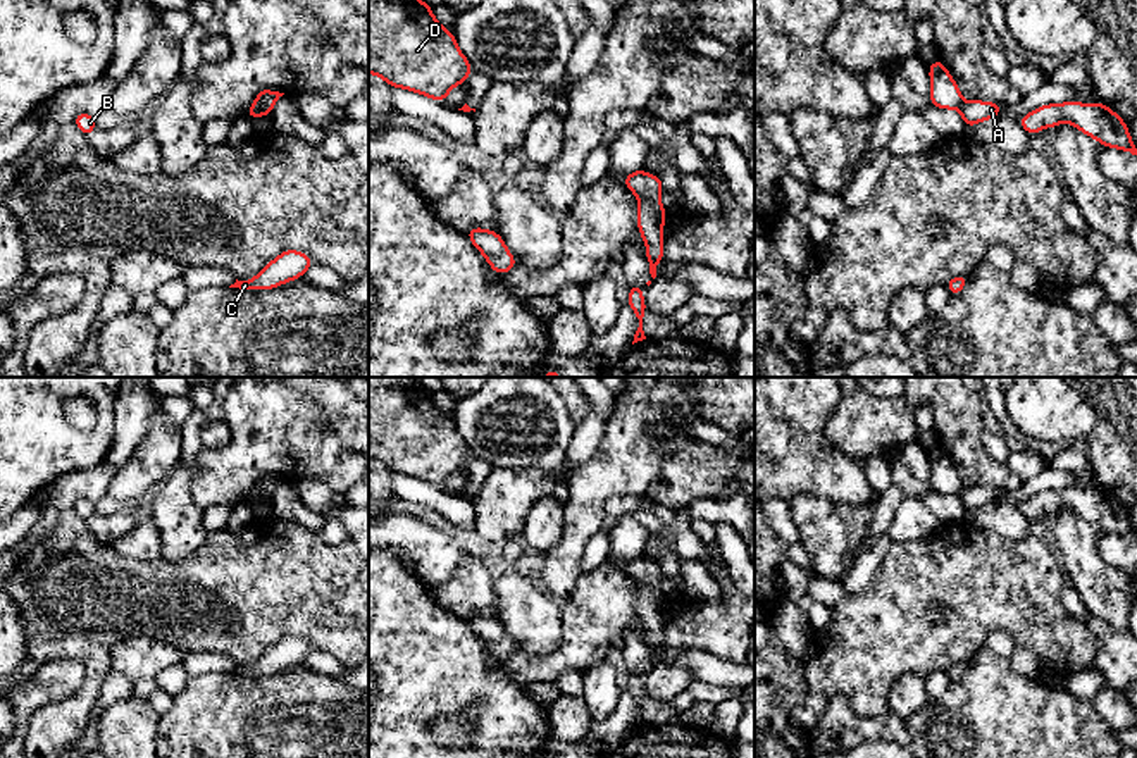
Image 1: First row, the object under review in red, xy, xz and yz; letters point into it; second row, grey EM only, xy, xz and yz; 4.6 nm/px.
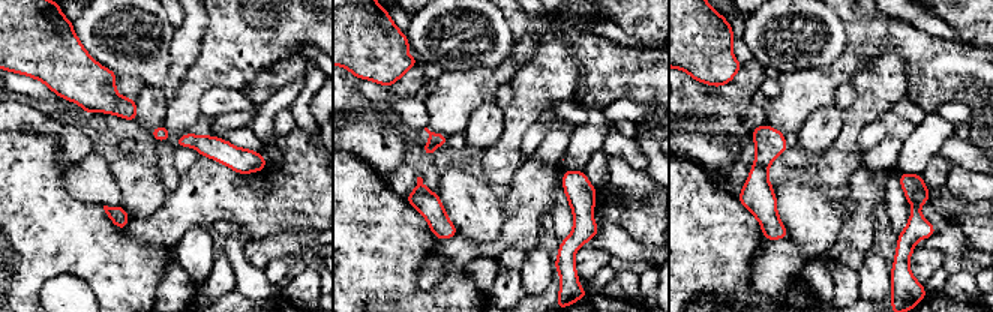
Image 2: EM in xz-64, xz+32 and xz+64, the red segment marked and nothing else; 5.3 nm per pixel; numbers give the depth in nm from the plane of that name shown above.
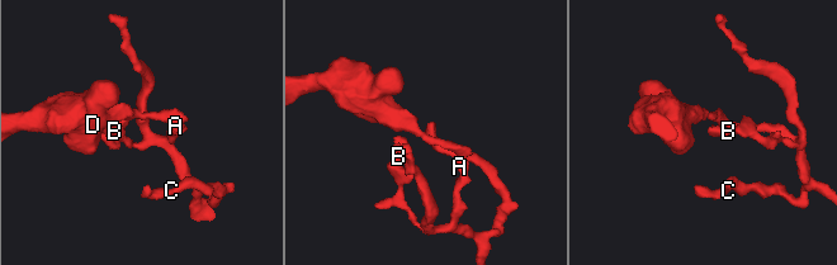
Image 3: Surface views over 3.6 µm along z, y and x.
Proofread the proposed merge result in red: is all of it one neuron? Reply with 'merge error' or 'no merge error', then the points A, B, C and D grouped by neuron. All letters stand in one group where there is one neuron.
merge error; A B C / D

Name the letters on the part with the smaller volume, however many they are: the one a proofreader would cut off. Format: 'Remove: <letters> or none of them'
Remove: A, B, C

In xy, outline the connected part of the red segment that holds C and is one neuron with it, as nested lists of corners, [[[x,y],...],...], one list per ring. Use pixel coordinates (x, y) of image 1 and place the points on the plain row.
[[[284,636],[270,646],[253,665],[238,667],[229,674],[239,675],[274,675],[288,667],[303,662],[314,651],[312,644],[303,637]]]

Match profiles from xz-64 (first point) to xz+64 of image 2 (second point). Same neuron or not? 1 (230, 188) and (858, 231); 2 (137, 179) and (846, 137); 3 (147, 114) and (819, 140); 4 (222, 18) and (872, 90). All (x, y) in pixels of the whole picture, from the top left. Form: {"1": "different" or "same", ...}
{"1": "same", "2": "different", "3": "same", "4": "same"}

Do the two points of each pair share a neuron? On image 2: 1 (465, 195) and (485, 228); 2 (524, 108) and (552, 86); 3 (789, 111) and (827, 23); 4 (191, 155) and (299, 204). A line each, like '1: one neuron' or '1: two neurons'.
1: one neuron
2: one neuron
3: two neurons
4: two neurons

